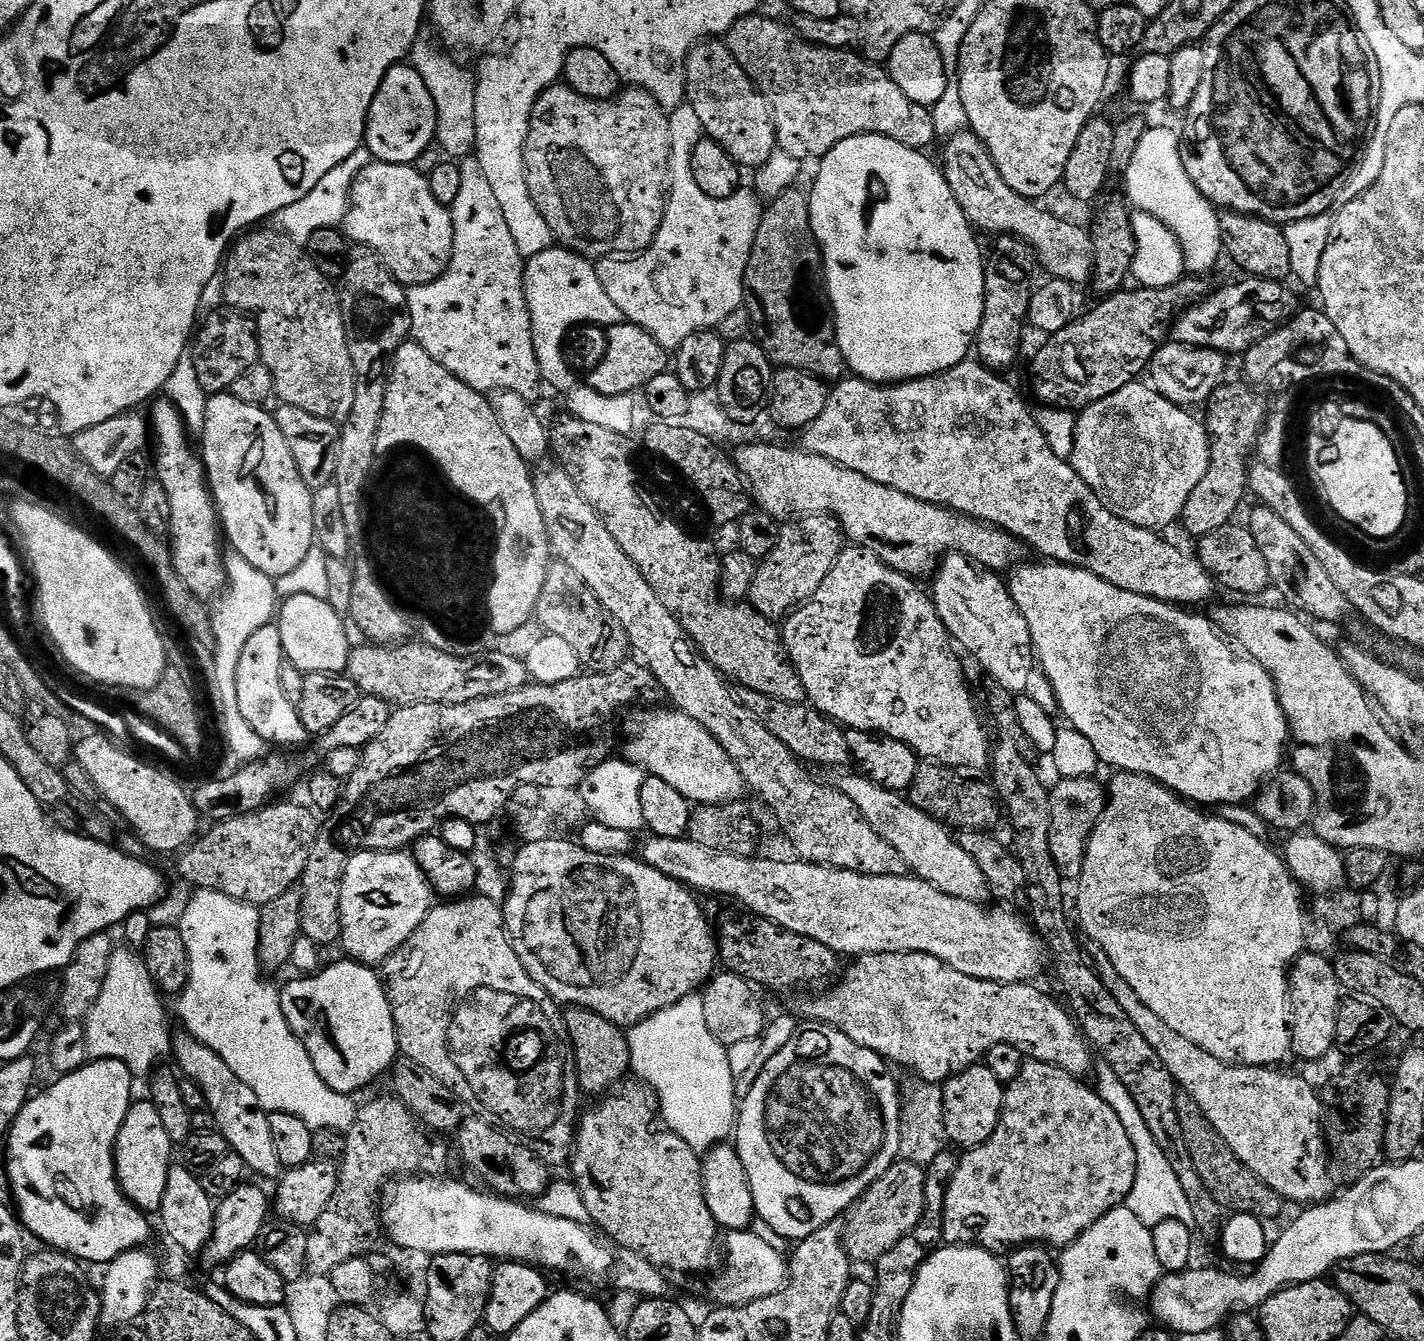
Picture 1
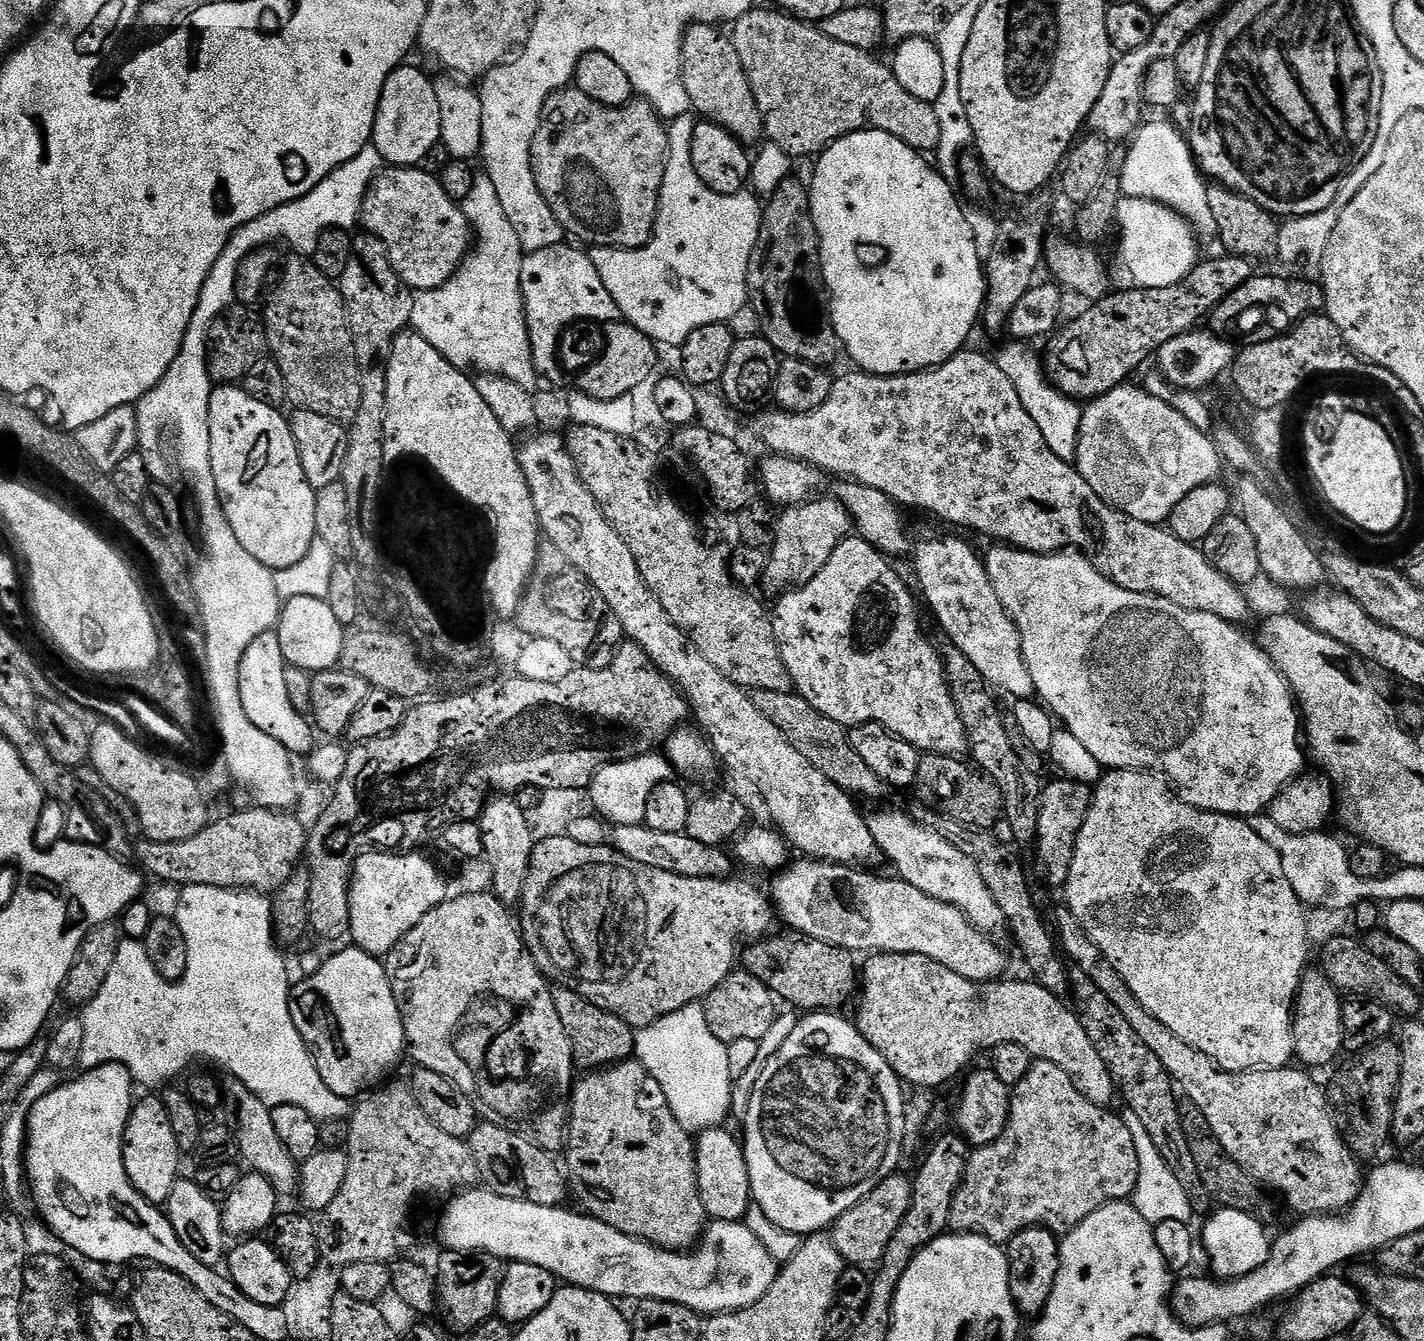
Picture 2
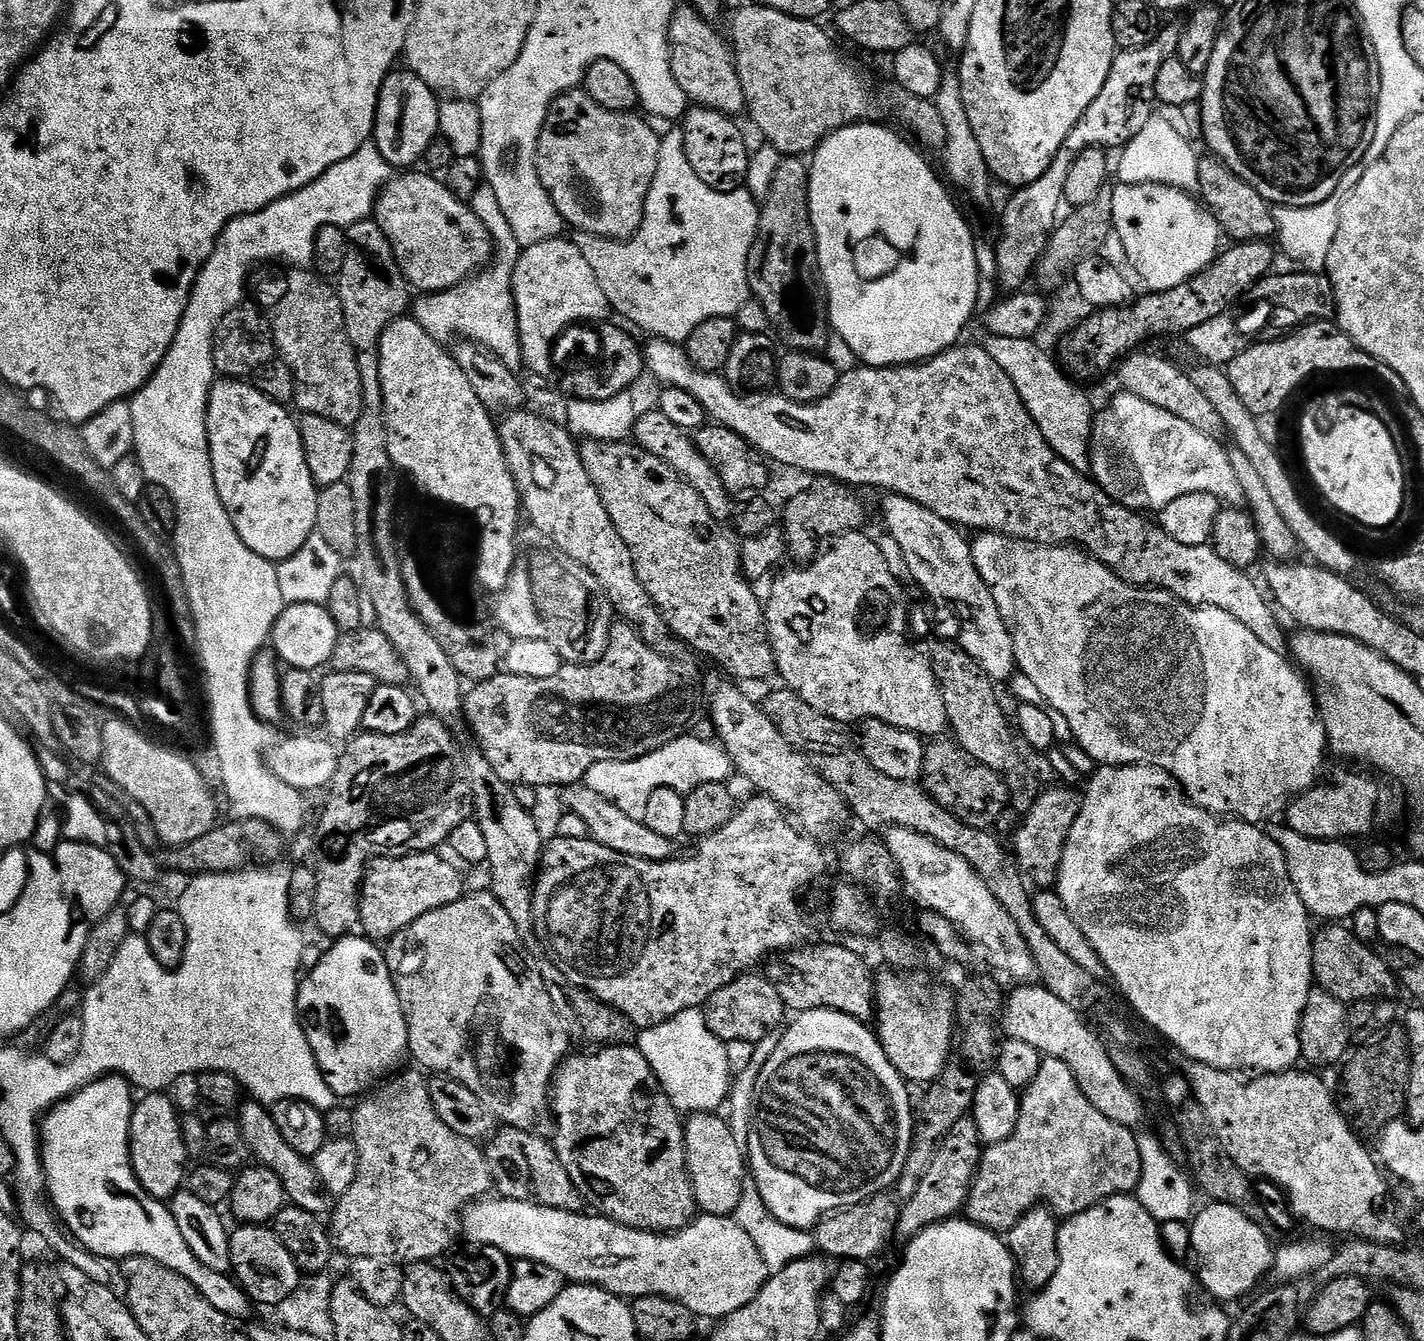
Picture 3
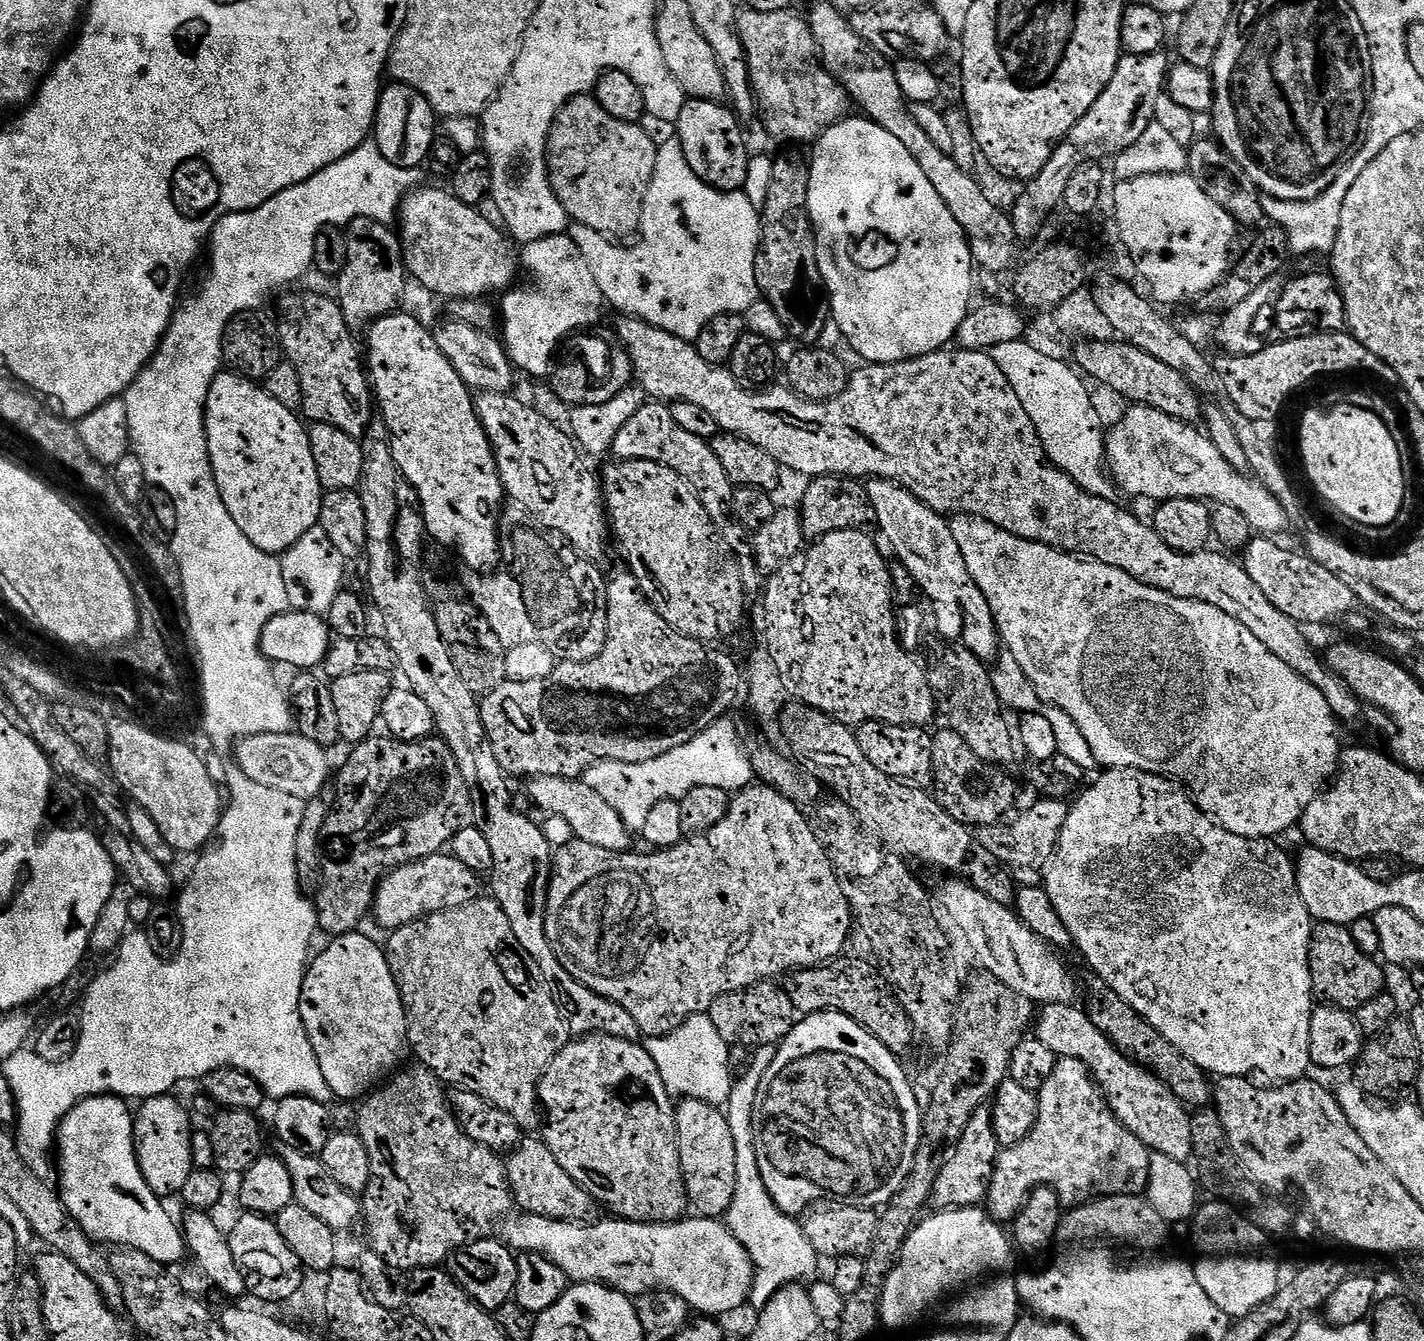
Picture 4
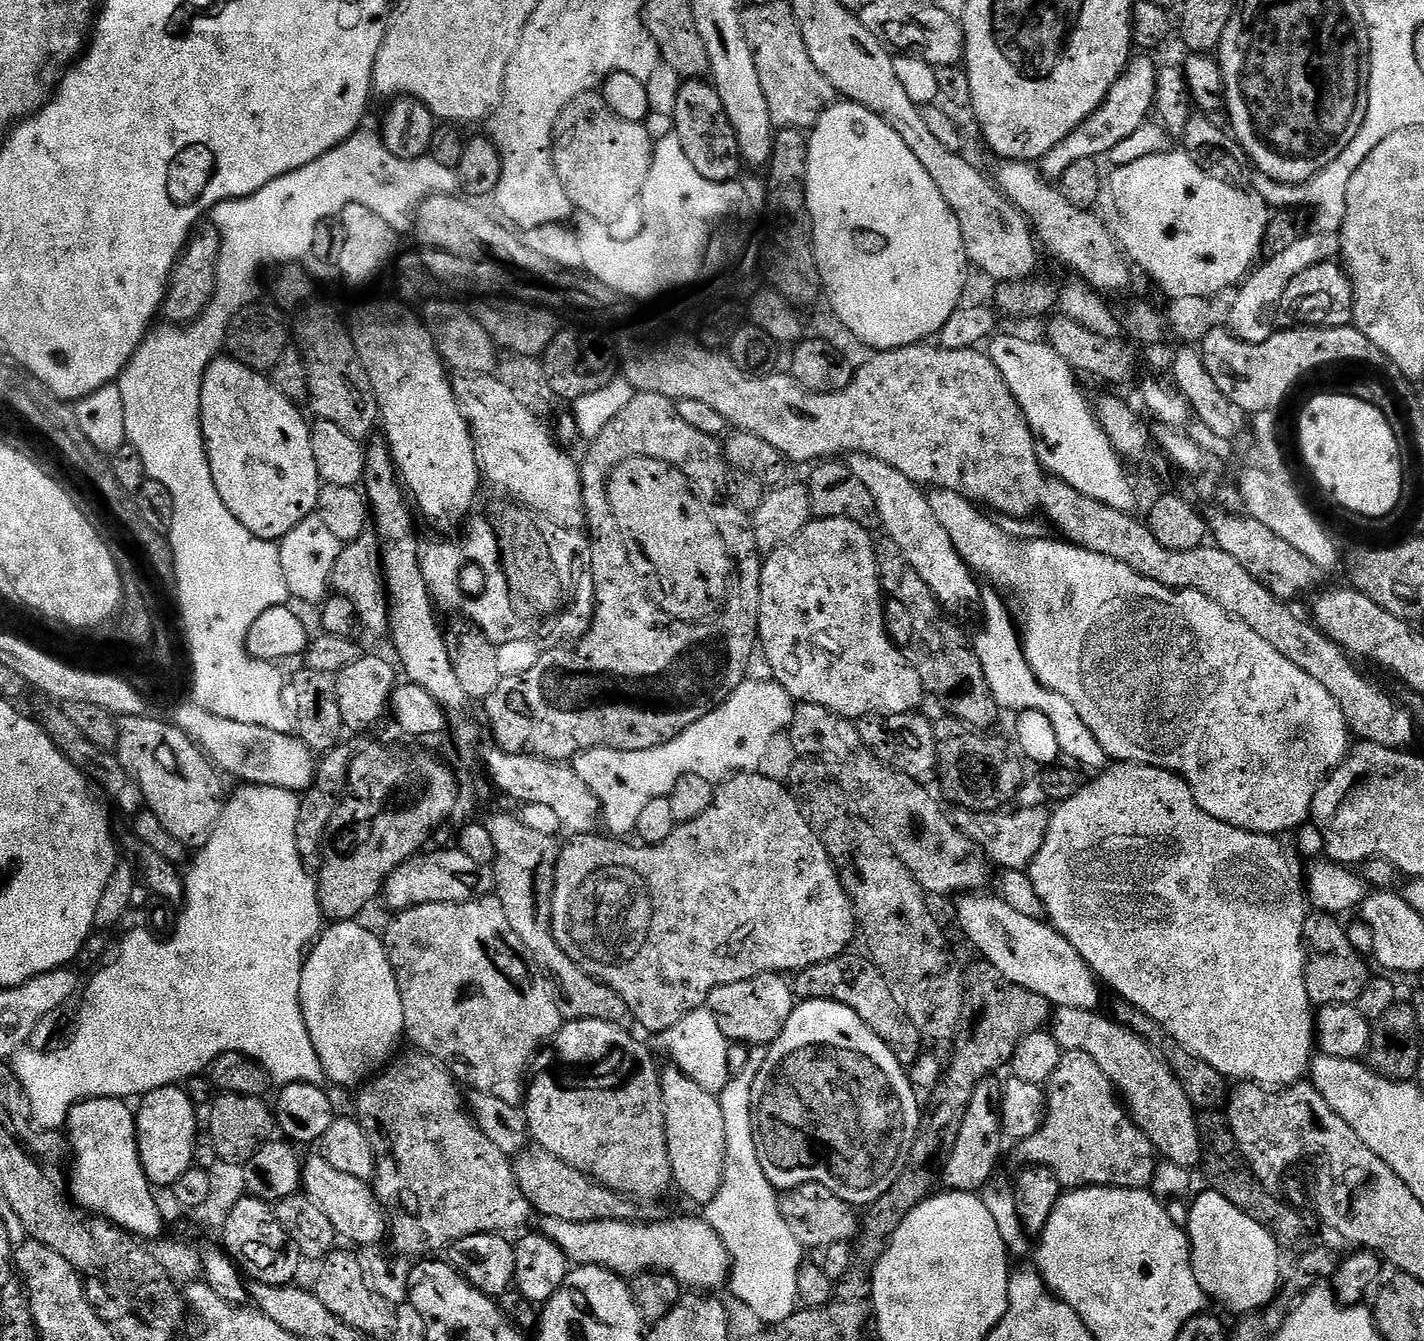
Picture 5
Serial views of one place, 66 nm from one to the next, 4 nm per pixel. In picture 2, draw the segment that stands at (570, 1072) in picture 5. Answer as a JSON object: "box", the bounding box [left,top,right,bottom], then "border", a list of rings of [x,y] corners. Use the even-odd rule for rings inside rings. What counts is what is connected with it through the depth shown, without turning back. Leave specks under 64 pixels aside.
{"box":[563,1058,706,1252],"border":[[[633,1058],[624,1060],[621,1064],[613,1064],[610,1068],[589,1071],[575,1081],[572,1094],[568,1100],[568,1123],[566,1125],[566,1151],[563,1153],[563,1163],[566,1165],[567,1175],[570,1177],[570,1188],[580,1199],[579,1207],[595,1220],[606,1222],[606,1226],[614,1226],[627,1236],[635,1240],[647,1240],[656,1248],[666,1248],[670,1252],[684,1252],[691,1249],[699,1241],[705,1227],[706,1217],[702,1198],[698,1194],[698,1178],[696,1177],[696,1145],[689,1129],[684,1128],[674,1118],[670,1106],[666,1102],[666,1094],[662,1094],[662,1086],[648,1073],[639,1060]]]}

